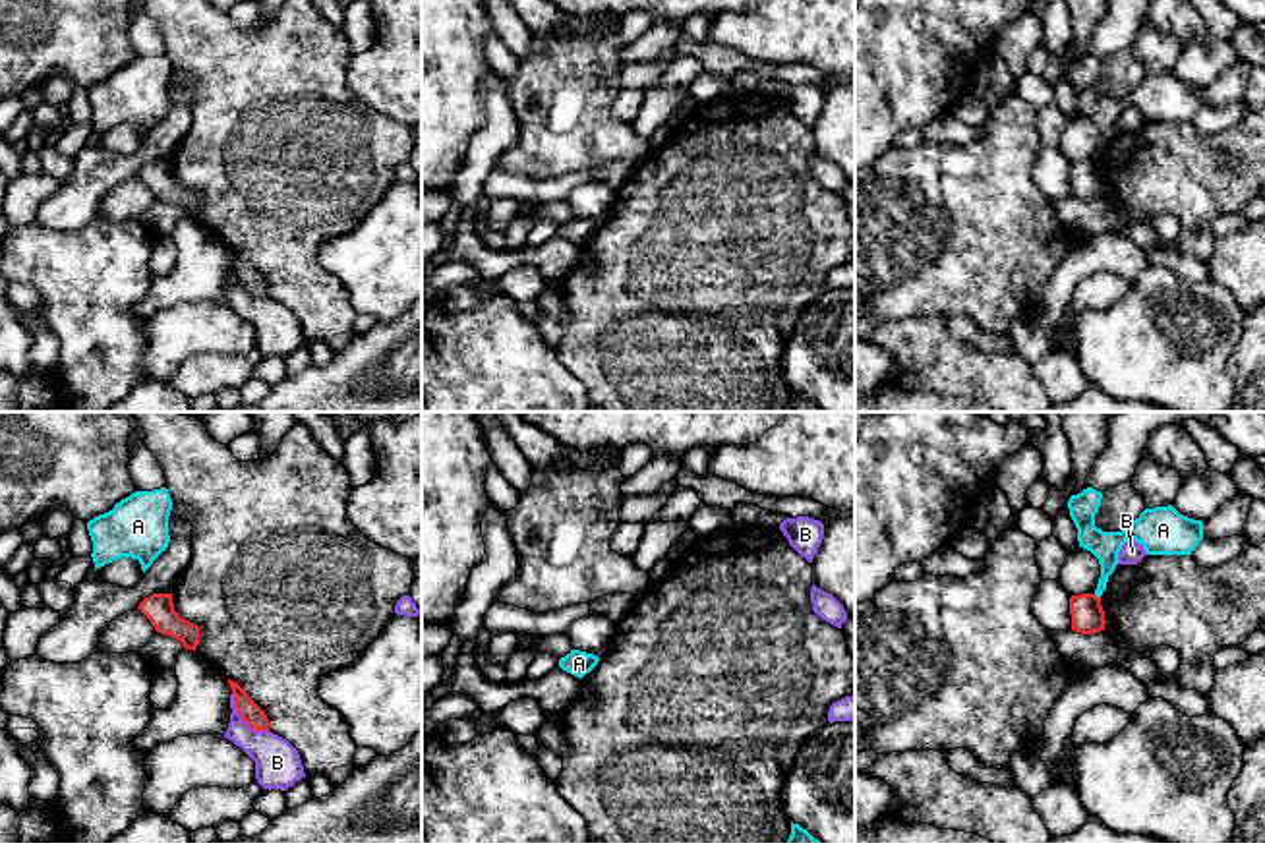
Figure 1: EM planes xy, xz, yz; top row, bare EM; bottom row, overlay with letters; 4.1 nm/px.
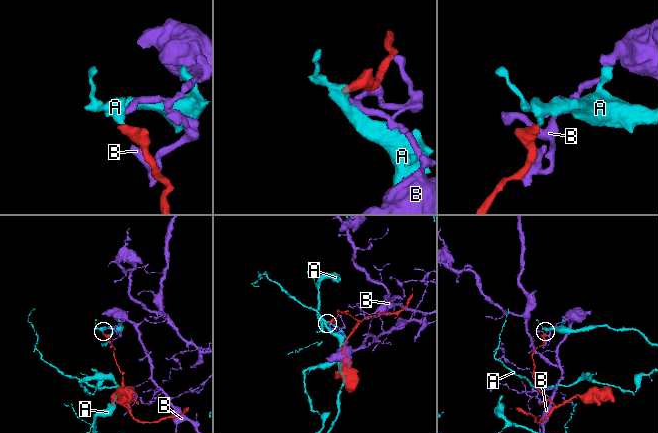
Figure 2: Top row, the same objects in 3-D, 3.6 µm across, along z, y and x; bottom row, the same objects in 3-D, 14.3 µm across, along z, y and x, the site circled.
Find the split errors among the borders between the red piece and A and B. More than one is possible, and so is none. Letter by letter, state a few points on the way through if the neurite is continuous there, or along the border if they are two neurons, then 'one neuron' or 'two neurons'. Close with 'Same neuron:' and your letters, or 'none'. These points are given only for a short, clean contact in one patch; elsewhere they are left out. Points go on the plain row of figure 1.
A: along yz (1093, 161), (1099, 165) | two neurons
B: two neurons
Same neuron: none

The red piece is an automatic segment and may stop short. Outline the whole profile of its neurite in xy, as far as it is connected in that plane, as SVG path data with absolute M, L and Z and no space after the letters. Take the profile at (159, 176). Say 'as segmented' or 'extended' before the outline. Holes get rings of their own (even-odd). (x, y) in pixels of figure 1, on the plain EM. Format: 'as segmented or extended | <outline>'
as segmented | M153 160L137 174L155 193L157 199L176 205L186 217L199 211L199 193L182 186L174 178L172 160Z

